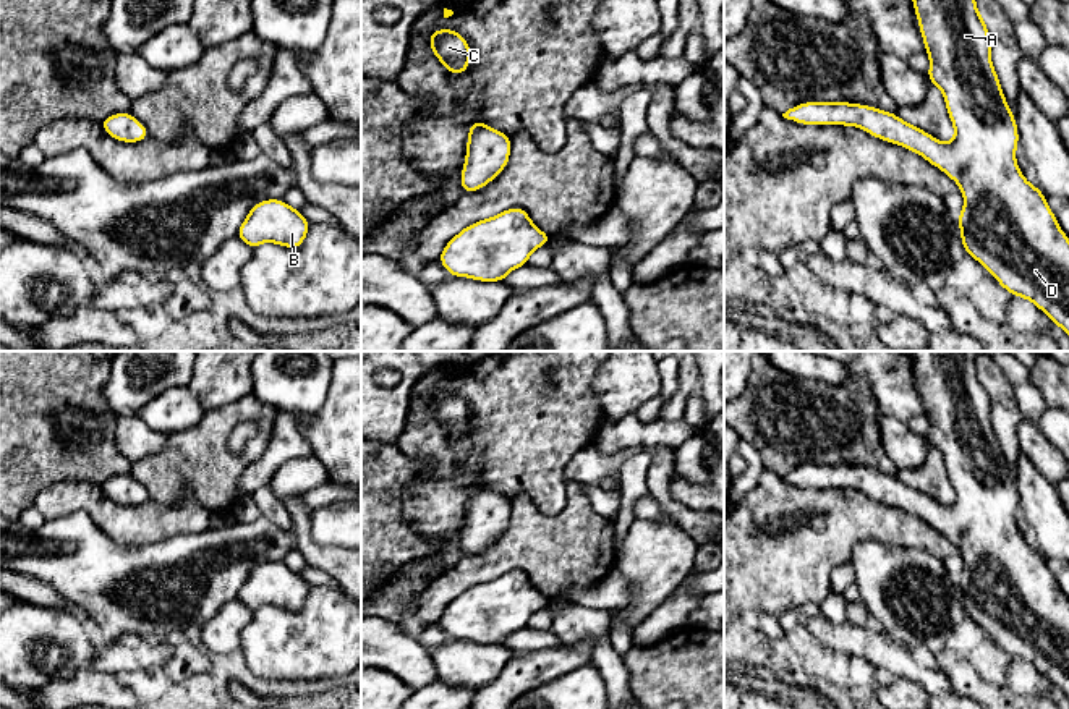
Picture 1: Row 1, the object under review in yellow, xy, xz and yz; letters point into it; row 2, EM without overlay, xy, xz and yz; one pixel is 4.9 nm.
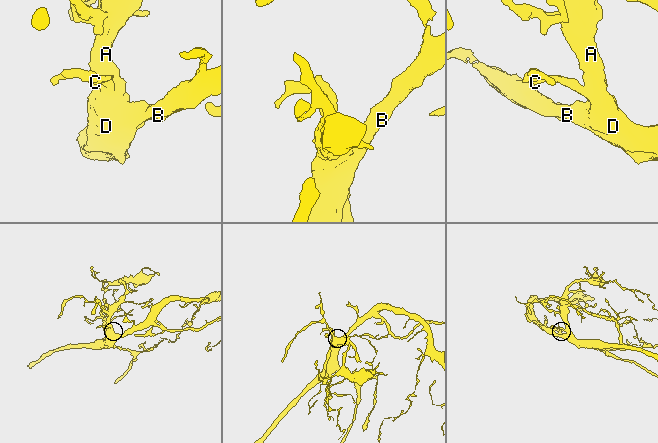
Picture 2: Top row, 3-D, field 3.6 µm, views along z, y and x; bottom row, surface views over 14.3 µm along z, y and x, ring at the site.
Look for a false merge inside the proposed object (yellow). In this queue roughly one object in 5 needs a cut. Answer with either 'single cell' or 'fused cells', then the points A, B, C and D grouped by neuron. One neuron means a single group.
single cell; A B C D

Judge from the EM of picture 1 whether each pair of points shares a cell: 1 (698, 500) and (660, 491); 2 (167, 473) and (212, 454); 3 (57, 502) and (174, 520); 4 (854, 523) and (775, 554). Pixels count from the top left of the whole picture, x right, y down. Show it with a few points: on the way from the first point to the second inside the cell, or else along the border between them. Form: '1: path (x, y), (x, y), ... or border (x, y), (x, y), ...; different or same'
1: border (669, 473), (668, 492), (676, 500), (703, 512); different
2: path (178, 467), (190, 460), (201, 460); same
3: path (86, 502), (94, 502), (114, 520), (144, 520); same
4: path (834, 523), (826, 531), (794, 536); same

